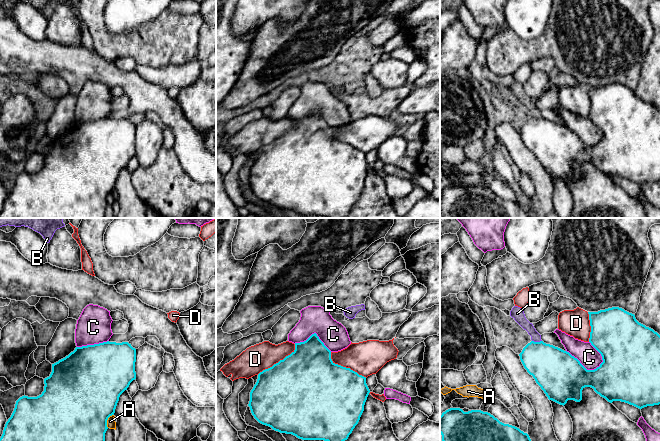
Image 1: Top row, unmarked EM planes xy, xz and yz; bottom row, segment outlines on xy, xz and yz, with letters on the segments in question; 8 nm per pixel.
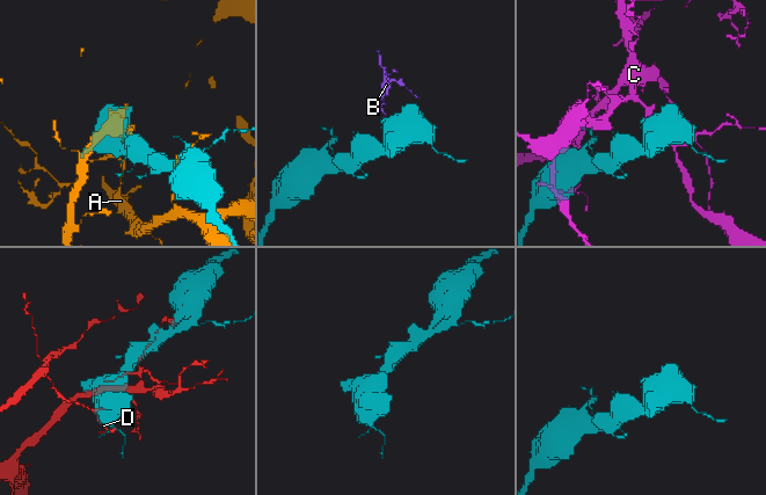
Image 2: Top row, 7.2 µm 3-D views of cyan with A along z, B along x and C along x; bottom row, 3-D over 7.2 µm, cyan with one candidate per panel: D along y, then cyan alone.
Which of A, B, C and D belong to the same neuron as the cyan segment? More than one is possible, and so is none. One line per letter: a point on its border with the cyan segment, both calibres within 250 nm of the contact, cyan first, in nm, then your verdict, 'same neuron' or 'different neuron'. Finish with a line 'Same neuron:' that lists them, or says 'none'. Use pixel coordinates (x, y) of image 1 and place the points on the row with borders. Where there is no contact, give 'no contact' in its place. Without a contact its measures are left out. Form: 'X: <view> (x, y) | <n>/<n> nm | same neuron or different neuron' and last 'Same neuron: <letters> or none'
A: xy (107, 419) | 500/70 nm | different neuron
B: yz (537, 342) | 340/90 nm | different neuron
C: yz (584, 367) | 380/170 nm | different neuron
D: xz (279, 361) | 500/220 nm | different neuron
Same neuron: none

